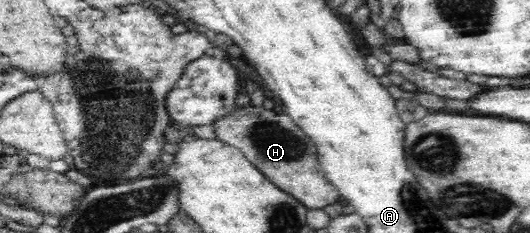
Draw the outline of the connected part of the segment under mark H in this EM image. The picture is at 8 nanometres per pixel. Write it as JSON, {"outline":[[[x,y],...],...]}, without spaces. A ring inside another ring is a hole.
{"outline":[[[250,104],[232,108],[211,125],[216,139],[236,147],[276,187],[290,191],[296,199],[300,197],[308,209],[323,208],[338,201],[338,191],[334,191],[335,185],[324,175],[313,139],[288,114],[279,115],[272,109]]]}

